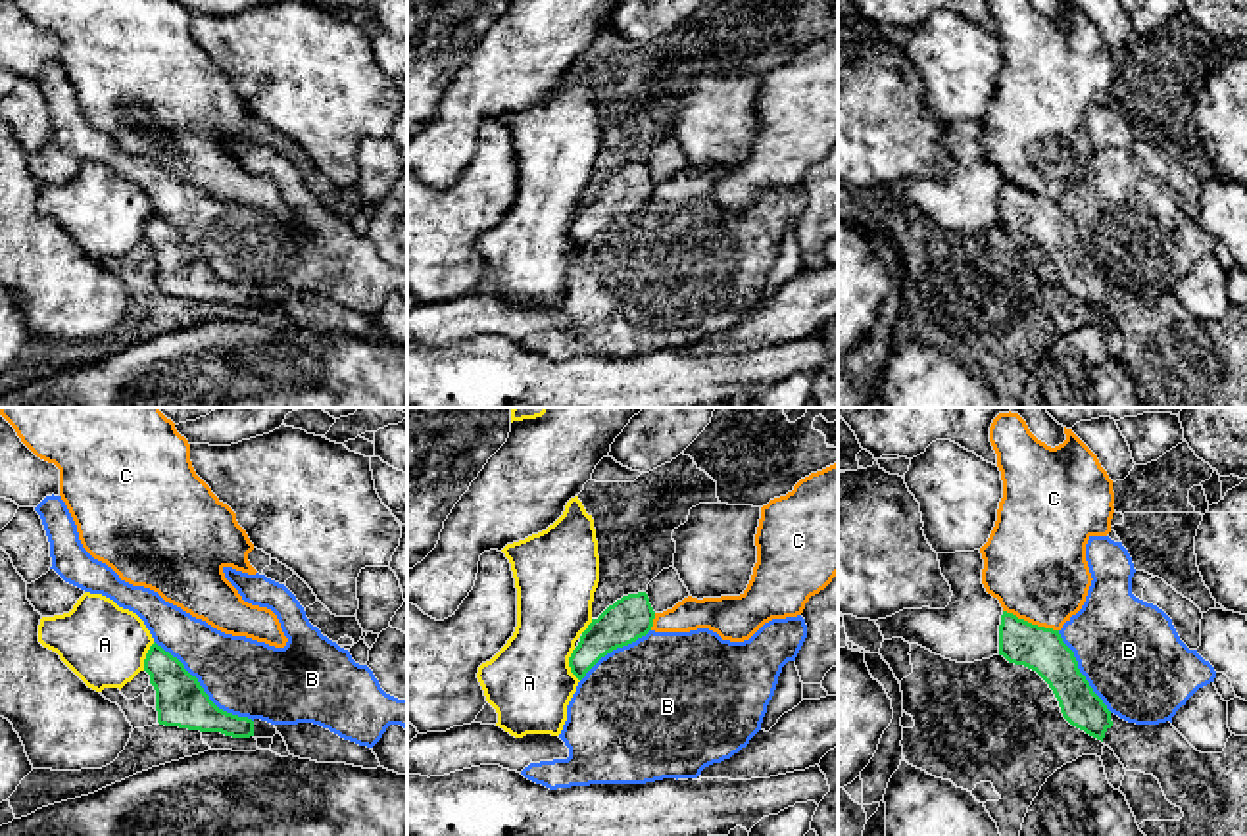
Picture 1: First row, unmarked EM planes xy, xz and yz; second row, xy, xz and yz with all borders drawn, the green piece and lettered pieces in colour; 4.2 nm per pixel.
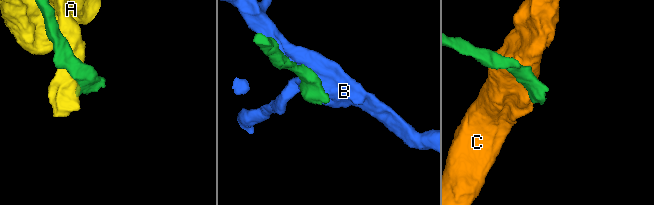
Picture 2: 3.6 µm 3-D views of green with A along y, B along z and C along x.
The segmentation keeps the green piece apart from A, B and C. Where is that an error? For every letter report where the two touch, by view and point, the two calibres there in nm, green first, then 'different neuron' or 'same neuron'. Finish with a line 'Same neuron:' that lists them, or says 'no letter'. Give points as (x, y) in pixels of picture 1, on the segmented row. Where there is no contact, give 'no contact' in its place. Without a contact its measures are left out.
A: contact xz (569, 665); calibres 170 and 360 nm; different neuron
B: contact xy (202, 688); calibres 220 and 320 nm; different neuron
C: contact yz (1030, 623); calibres 190 and 420 nm; different neuron
Same neuron: no letter

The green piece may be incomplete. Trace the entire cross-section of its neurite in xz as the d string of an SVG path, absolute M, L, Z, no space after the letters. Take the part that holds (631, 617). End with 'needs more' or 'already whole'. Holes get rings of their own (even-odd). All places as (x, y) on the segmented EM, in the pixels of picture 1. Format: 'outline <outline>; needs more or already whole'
outline M646 592L623 596L582 632L569 657L571 673L582 680L601 657L646 636L653 619L655 611Z; already whole

